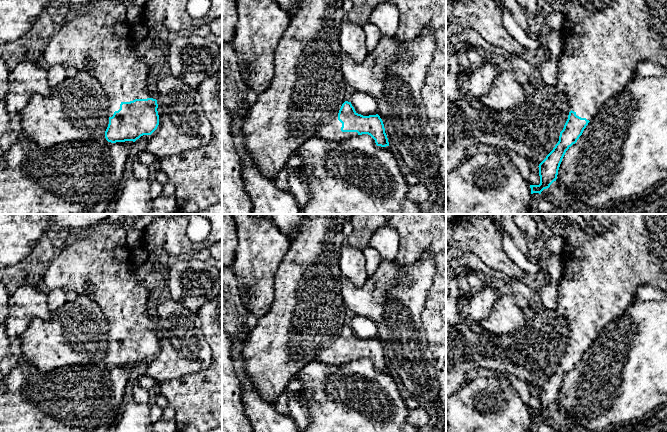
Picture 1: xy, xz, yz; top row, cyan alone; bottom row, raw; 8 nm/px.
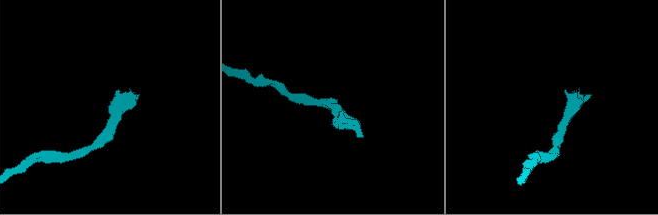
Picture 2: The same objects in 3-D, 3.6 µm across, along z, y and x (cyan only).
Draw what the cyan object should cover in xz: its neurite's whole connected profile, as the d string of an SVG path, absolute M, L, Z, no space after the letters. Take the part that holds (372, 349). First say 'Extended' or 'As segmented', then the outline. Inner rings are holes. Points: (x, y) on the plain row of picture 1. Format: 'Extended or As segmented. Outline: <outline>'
Extended. Outline: M345 325L339 337L328 349L323 350L316 360L326 365L341 366L362 358L370 359L377 370L389 370L380 340L358 338L351 326Z

